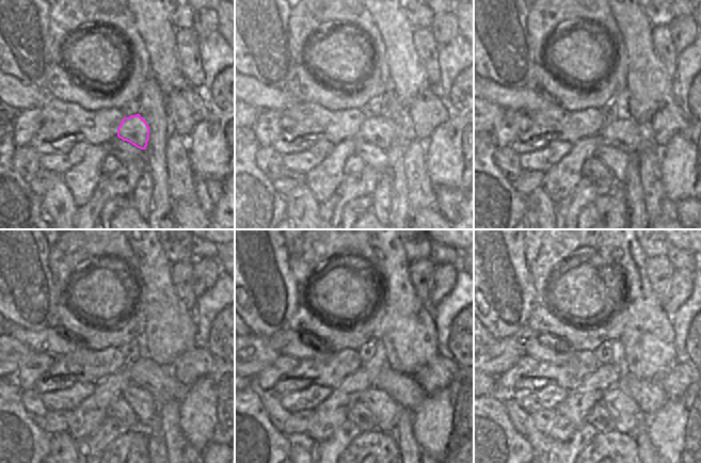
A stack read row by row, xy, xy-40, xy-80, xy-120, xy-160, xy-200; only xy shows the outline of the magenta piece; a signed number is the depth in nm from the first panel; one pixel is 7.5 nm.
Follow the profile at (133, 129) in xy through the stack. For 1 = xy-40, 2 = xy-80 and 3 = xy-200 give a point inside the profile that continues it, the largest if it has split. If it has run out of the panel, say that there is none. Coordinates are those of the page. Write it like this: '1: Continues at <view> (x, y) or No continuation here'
1: Continues at xy-40 (380, 131)
2: Continues at xy-80 (623, 133)
3: Continues at xy-200 (649, 394)

